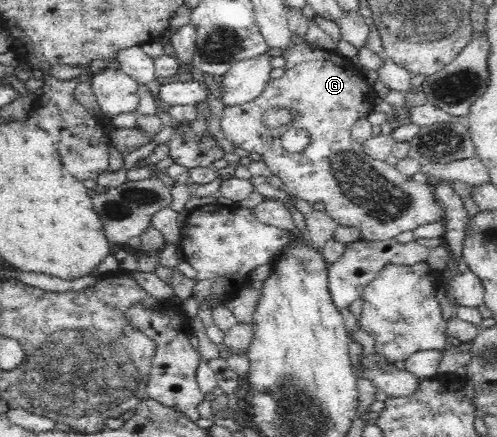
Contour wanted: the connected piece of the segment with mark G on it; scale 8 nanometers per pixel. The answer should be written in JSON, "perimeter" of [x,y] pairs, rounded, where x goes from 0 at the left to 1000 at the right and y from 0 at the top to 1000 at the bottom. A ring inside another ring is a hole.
{"perimeter":[[[592,78],[584,103],[575,108],[565,121],[567,130],[573,133],[575,146],[571,156],[571,172],[563,181],[545,181],[539,185],[539,195],[531,201],[531,208],[511,224],[511,231],[501,231],[483,240],[473,243],[451,243],[447,254],[445,288],[447,304],[451,314],[465,325],[475,336],[483,336],[491,346],[497,346],[501,352],[519,350],[527,357],[527,368],[539,380],[547,400],[561,405],[567,416],[571,416],[571,437],[579,439],[581,446],[588,446],[592,453],[608,455],[620,467],[628,469],[634,465],[652,465],[652,485],[664,494],[668,503],[682,515],[696,519],[718,519],[726,529],[726,542],[740,551],[769,551],[769,547],[791,547],[797,538],[813,533],[813,529],[829,529],[839,519],[857,515],[859,510],[885,508],[895,499],[895,478],[879,460],[879,451],[873,449],[873,437],[869,428],[861,428],[861,421],[849,421],[833,414],[829,403],[809,398],[795,380],[777,378],[775,368],[757,368],[748,373],[748,364],[738,359],[730,346],[730,332],[712,323],[706,314],[708,291],[716,284],[716,277],[728,268],[738,268],[744,256],[753,249],[753,231],[759,222],[759,213],[753,208],[736,178],[732,178],[730,162],[718,158],[710,144],[706,144],[706,133],[694,133],[680,128],[676,117],[650,114],[632,110],[626,103],[620,103],[620,96],[614,92],[612,82]],[[551,243],[563,243],[567,247],[584,247],[584,252],[596,252],[596,272],[592,279],[586,279],[579,288],[571,286],[565,291],[555,291],[553,295],[535,293],[525,277],[525,263],[539,249]],[[584,293],[596,295],[616,295],[624,307],[624,327],[606,350],[577,350],[565,330],[565,314],[571,309]]]}

